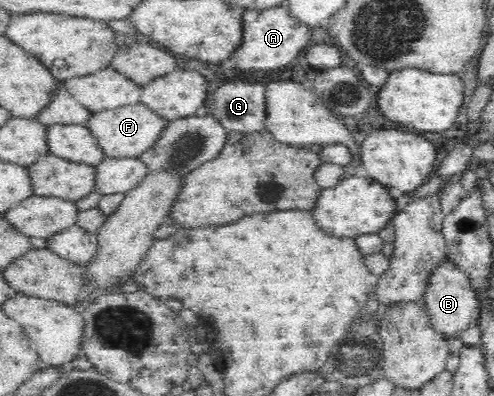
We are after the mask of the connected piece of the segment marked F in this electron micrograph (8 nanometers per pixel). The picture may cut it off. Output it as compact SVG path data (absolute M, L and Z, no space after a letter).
M138 102L94 113L86 125L94 132L94 137L98 138L98 144L104 148L107 158L139 157L144 151L154 147L154 143L169 127L170 121L171 119L162 117L145 103Z

